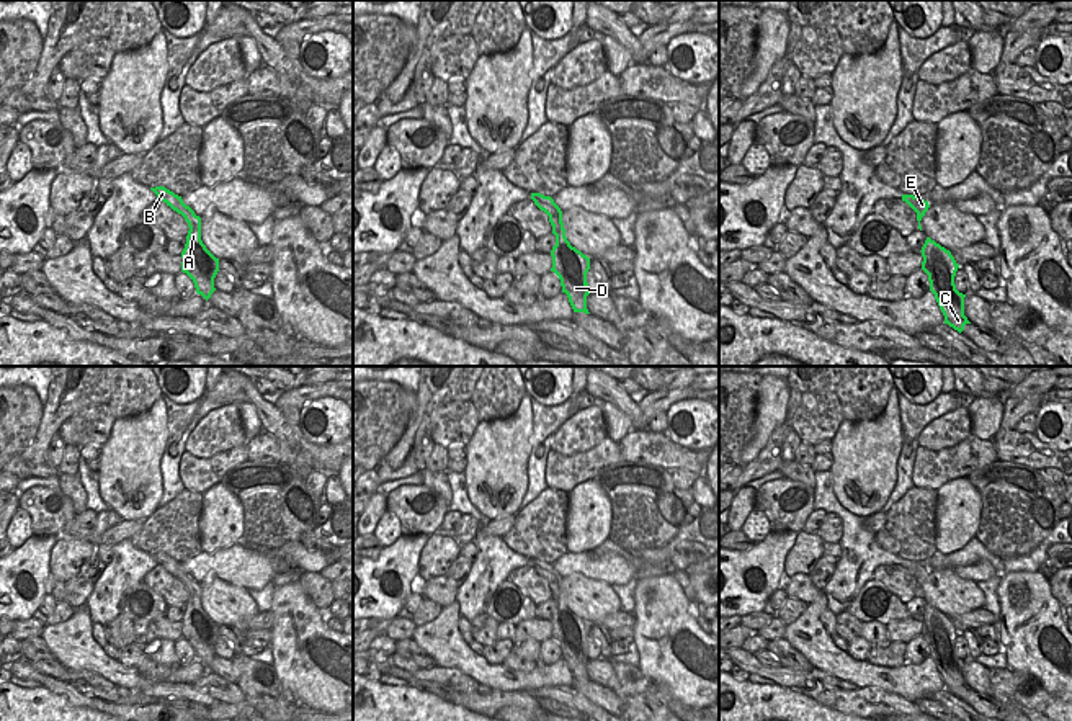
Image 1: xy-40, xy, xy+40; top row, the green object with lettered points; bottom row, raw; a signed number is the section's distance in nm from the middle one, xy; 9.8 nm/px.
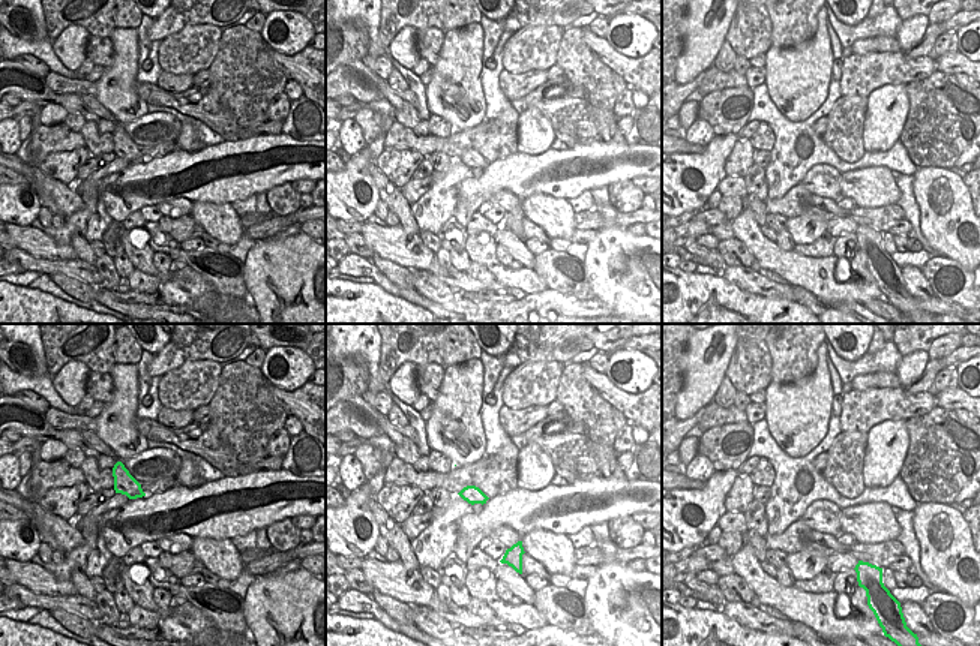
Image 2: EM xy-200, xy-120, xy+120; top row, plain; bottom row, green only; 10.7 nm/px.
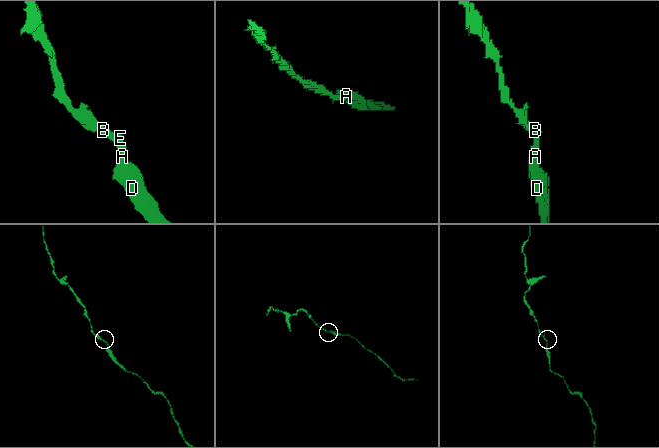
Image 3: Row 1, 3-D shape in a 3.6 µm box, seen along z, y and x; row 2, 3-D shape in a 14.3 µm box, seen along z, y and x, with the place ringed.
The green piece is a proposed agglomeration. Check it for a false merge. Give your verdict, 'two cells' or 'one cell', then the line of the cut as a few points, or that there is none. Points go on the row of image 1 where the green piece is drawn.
one cell; cut none

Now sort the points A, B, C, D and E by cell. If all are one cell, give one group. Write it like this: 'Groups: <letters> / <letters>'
Groups: A B C D E

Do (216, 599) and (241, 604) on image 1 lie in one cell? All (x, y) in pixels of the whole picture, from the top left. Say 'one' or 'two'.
one

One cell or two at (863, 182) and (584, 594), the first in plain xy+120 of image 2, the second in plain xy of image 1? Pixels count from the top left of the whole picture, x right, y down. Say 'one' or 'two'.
one

